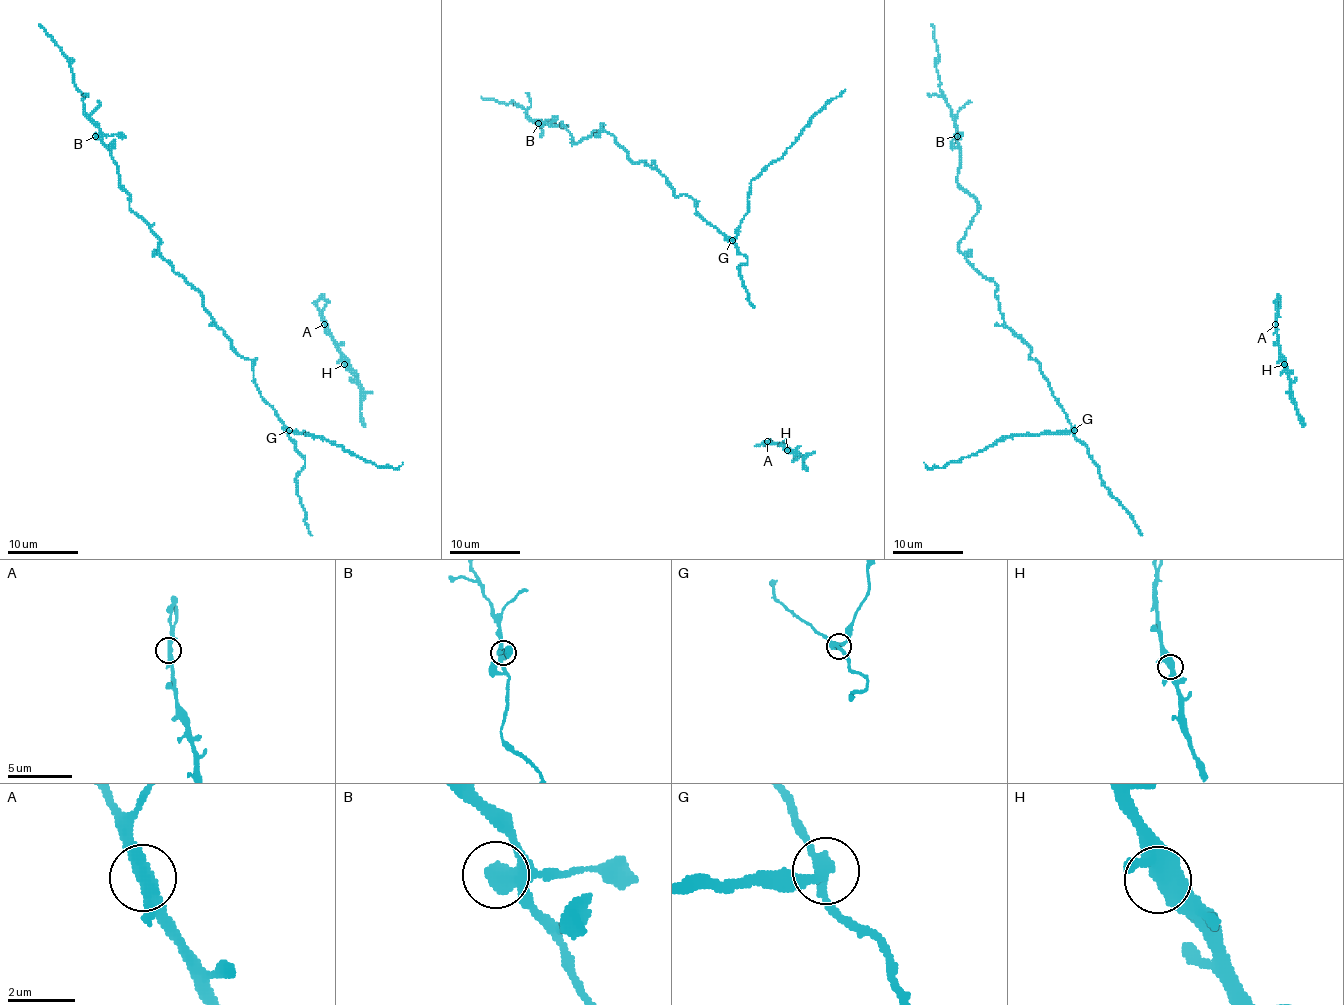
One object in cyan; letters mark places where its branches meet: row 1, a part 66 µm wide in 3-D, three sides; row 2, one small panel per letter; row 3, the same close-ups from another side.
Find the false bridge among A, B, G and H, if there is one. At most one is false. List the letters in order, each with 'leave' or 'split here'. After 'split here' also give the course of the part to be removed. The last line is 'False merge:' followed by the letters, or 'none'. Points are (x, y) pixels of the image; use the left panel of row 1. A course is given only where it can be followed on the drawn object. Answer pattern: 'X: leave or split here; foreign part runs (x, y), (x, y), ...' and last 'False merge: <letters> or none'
A: leave
B: leave
G: split here; foreign part runs (289, 430), (323, 436), (381, 468), (399, 468), (402, 462)
H: leave
False merge: G

